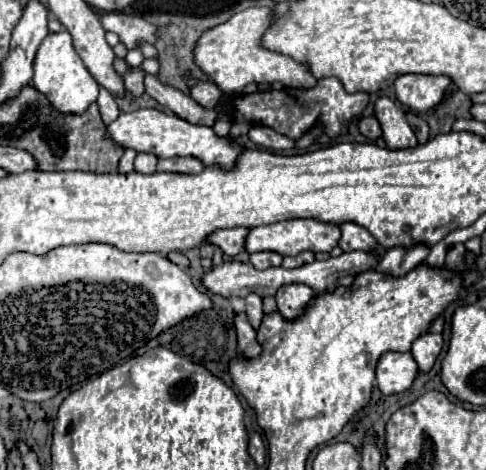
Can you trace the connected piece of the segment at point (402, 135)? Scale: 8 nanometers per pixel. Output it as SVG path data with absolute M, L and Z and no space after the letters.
M380 97L374 105L374 111L376 111L376 119L382 125L382 133L388 149L408 149L418 145L416 135L408 125L404 111L394 101L390 101L388 97Z

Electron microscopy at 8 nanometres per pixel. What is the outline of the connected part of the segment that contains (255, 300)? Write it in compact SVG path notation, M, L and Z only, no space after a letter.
M248 295L246 297L246 317L248 317L248 323L258 331L260 323L262 323L262 297L258 295Z

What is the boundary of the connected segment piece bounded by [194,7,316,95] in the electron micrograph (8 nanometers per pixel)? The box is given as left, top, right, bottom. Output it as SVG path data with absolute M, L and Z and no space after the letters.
M252 7L246 11L236 13L230 21L208 29L194 51L194 59L200 69L208 75L208 79L216 79L220 89L228 93L242 93L248 83L274 83L280 82L284 87L293 89L314 87L316 77L310 73L306 63L298 63L292 57L282 53L274 53L262 47L262 35L272 25L274 11L272 7Z

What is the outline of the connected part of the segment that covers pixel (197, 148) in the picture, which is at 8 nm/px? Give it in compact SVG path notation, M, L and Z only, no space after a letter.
M138 109L132 113L120 113L116 121L106 125L106 133L110 139L122 149L134 149L138 153L152 153L160 159L166 157L196 157L204 165L220 163L220 167L232 167L236 155L244 151L238 143L228 141L228 137L218 137L212 127L192 125L172 113L162 113L158 109Z

